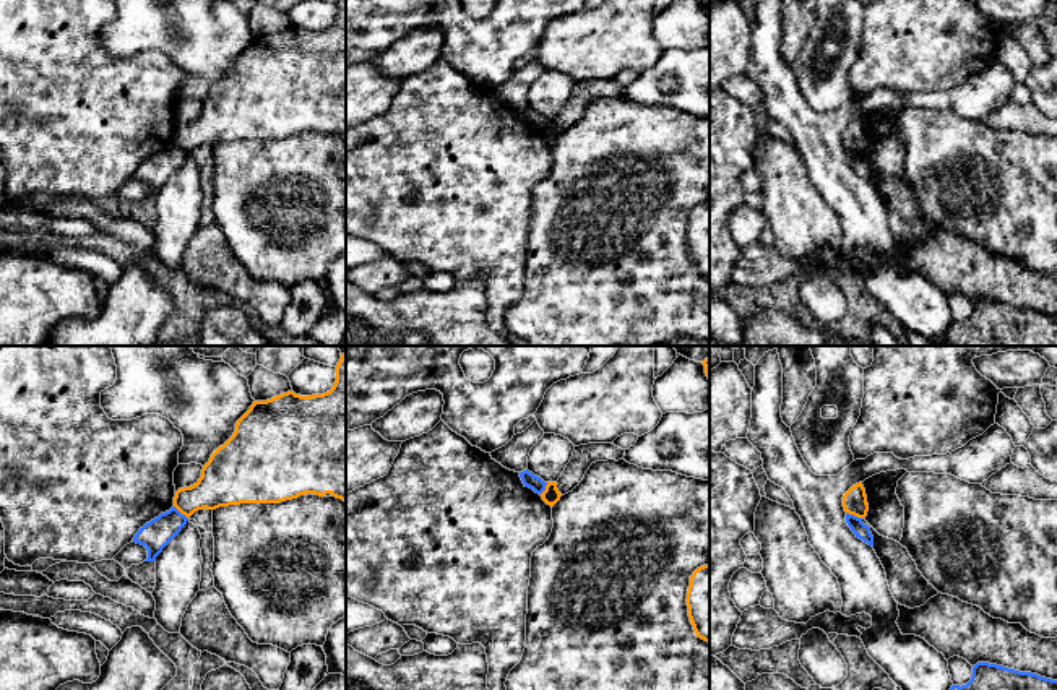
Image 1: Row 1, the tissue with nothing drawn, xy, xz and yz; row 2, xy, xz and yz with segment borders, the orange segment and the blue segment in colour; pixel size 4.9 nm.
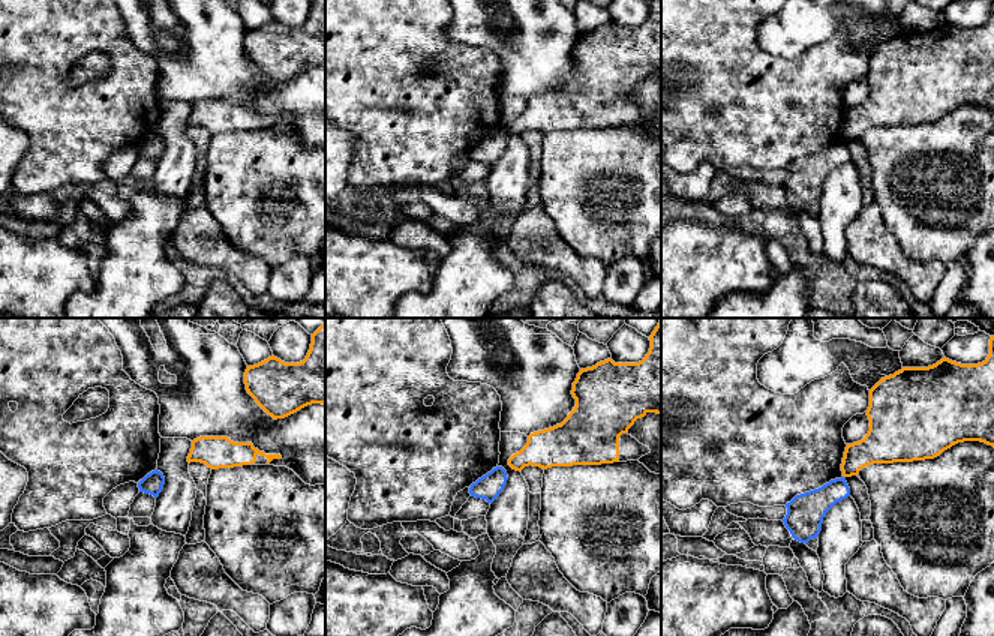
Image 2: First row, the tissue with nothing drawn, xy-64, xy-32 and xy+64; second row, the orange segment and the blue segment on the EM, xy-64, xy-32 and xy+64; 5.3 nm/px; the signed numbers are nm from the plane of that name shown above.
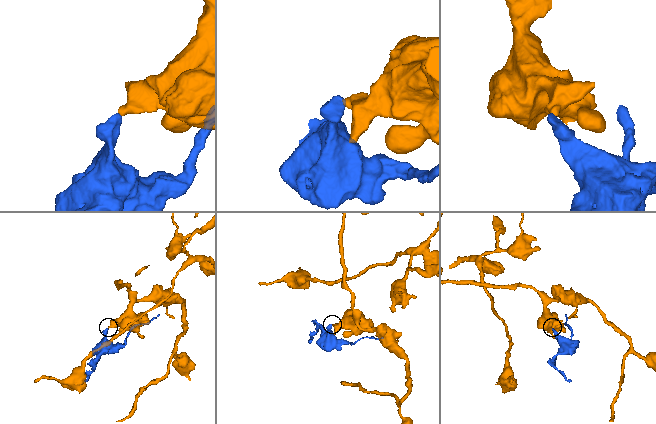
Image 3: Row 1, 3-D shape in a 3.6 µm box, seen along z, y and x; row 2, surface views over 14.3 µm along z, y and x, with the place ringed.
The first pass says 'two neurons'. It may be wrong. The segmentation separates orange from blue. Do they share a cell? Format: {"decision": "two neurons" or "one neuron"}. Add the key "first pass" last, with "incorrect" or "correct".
{"decision": "two neurons", "first pass": "correct"}

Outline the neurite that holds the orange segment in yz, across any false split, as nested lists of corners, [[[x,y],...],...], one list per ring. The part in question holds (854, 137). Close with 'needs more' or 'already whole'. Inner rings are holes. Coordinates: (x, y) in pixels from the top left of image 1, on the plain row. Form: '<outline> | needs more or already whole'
[[[862,119],[852,122],[843,133],[844,148],[857,154],[865,154],[869,148],[867,132]]] | already whole

